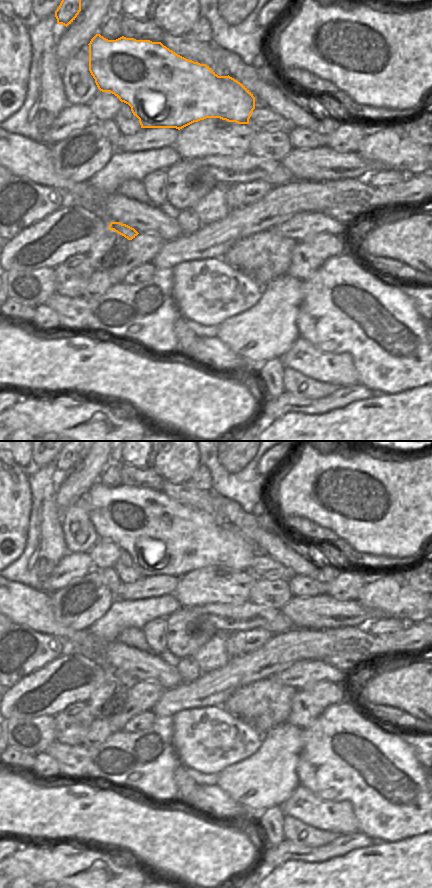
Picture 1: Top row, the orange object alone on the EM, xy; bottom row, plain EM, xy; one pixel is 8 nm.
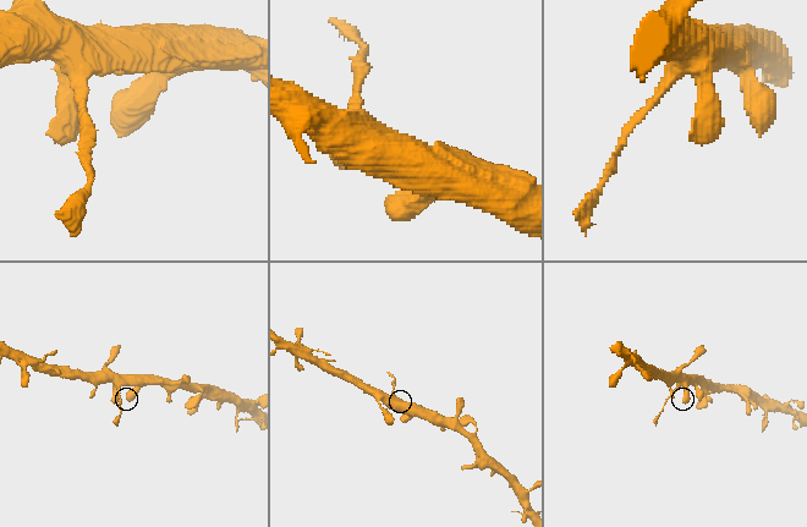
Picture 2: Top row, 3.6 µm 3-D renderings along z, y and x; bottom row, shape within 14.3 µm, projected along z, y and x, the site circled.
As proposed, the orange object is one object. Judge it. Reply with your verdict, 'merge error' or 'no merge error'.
no merge error

